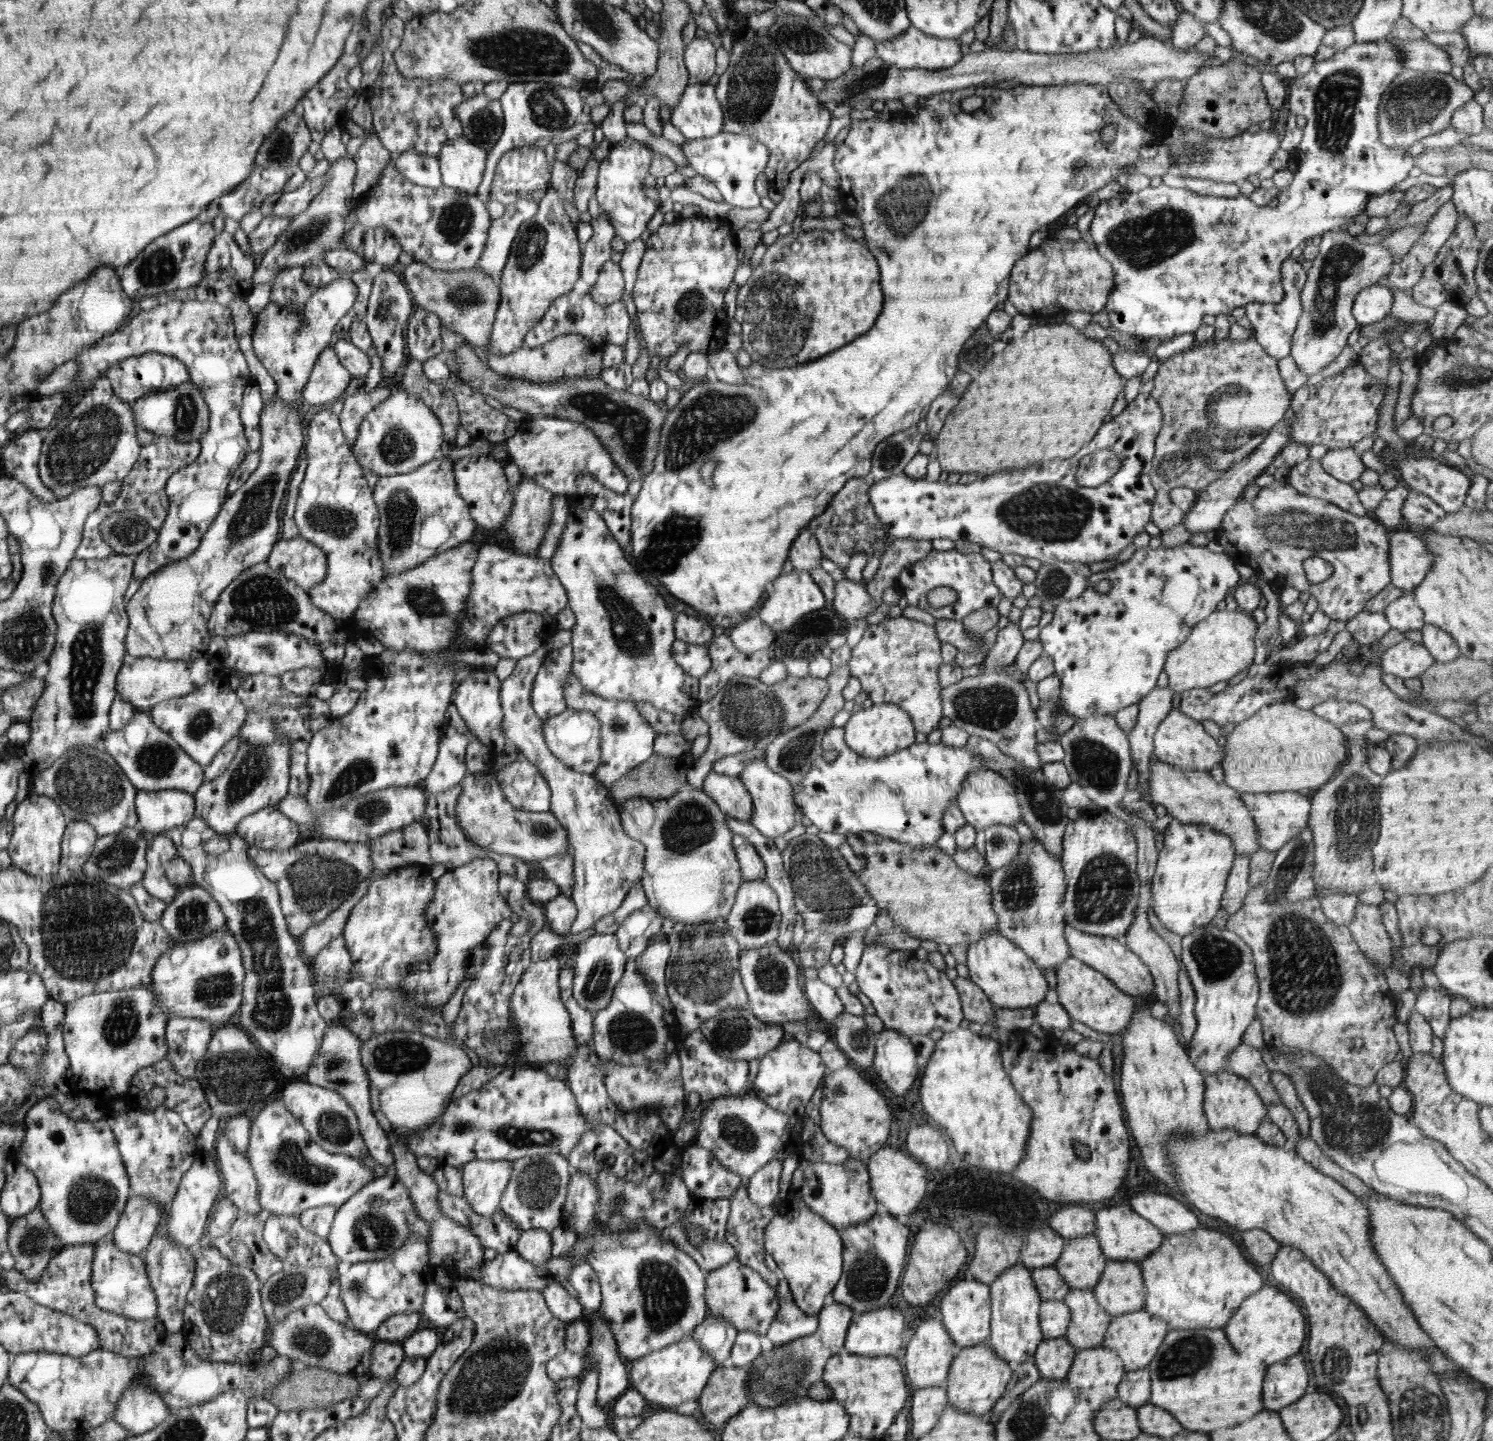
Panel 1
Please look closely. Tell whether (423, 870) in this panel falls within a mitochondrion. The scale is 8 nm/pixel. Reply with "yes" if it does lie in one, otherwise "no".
no

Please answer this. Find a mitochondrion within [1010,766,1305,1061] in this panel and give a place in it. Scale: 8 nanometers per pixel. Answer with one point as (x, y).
(1102, 894)

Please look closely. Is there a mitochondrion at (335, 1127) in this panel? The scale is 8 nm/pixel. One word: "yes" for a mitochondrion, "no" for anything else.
yes

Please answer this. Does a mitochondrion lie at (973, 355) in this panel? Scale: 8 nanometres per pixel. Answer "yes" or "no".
yes

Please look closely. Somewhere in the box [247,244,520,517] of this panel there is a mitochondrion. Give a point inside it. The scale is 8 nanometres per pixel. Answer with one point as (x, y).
(397, 446)

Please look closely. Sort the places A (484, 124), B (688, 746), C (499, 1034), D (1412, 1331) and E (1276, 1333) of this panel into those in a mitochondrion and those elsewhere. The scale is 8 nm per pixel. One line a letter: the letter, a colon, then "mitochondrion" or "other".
A: mitochondrion
B: other
C: mitochondrion
D: other
E: other

